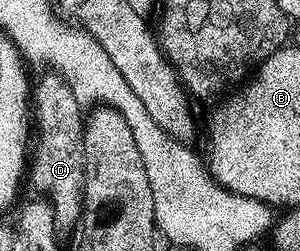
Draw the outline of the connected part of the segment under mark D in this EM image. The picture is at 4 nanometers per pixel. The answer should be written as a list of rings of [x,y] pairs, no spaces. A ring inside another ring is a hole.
[[[55,73],[46,75],[38,86],[36,83],[31,94],[32,105],[37,105],[37,147],[33,146],[31,150],[33,186],[53,210],[56,229],[69,232],[81,221],[81,205],[85,195],[85,118],[83,107],[75,100],[69,85]]]

